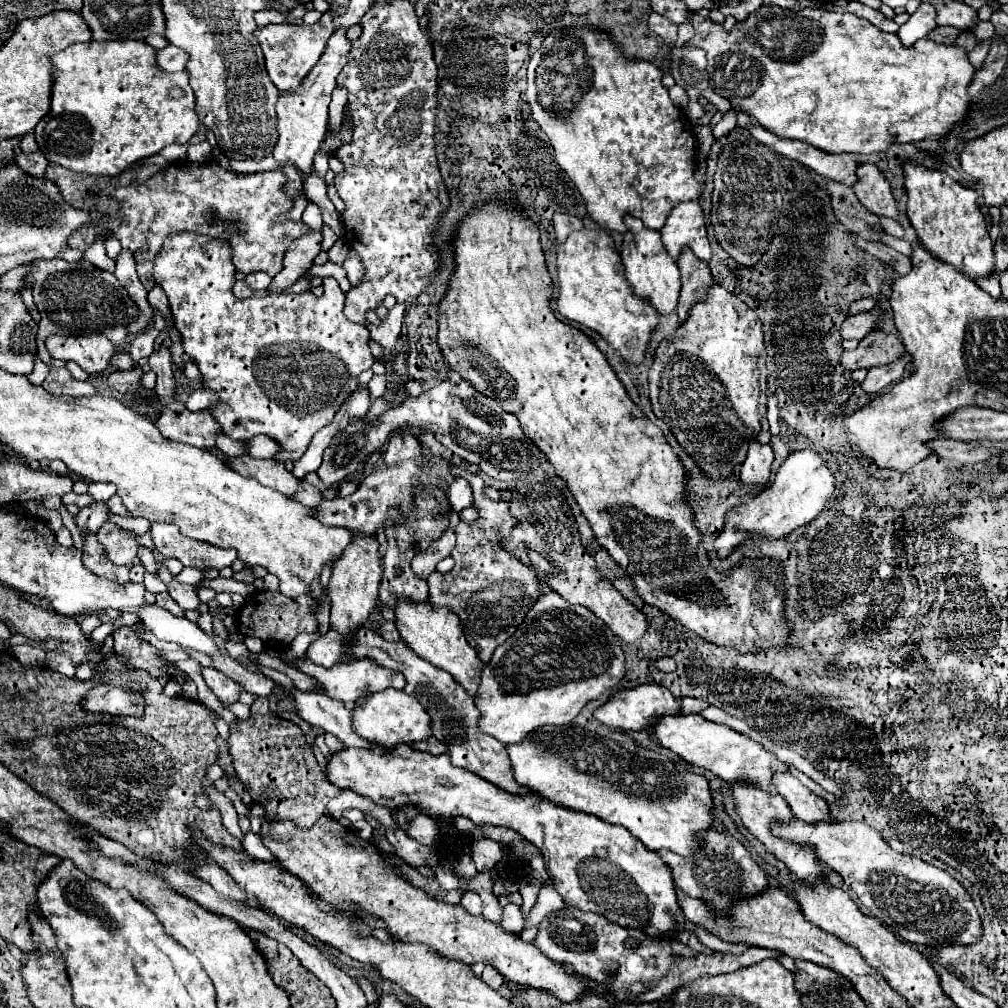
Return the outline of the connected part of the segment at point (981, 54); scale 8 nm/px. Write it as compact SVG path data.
M991 40L982 41L972 51L968 53L968 57L972 65L978 69L981 68L990 48Z

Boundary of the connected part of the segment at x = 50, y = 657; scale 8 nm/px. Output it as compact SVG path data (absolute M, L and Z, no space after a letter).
M48 652L46 654L46 666L60 672L60 674L66 674L66 676L74 676L76 668L72 664L72 660L68 658L68 654L62 654L62 652Z

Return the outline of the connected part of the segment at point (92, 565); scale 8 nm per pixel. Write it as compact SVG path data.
M84 538L84 556L82 564L96 576L108 578L112 582L126 582L128 580L128 568L126 566L114 566L108 562L104 548L96 542L96 538Z

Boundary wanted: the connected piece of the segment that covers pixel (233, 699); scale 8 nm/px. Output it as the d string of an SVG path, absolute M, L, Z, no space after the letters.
M202 668L202 676L208 684L208 688L218 696L218 700L224 704L224 706L232 706L238 702L240 698L240 686L236 682L232 682L230 678L224 678L220 674L220 670L216 672L214 668Z

